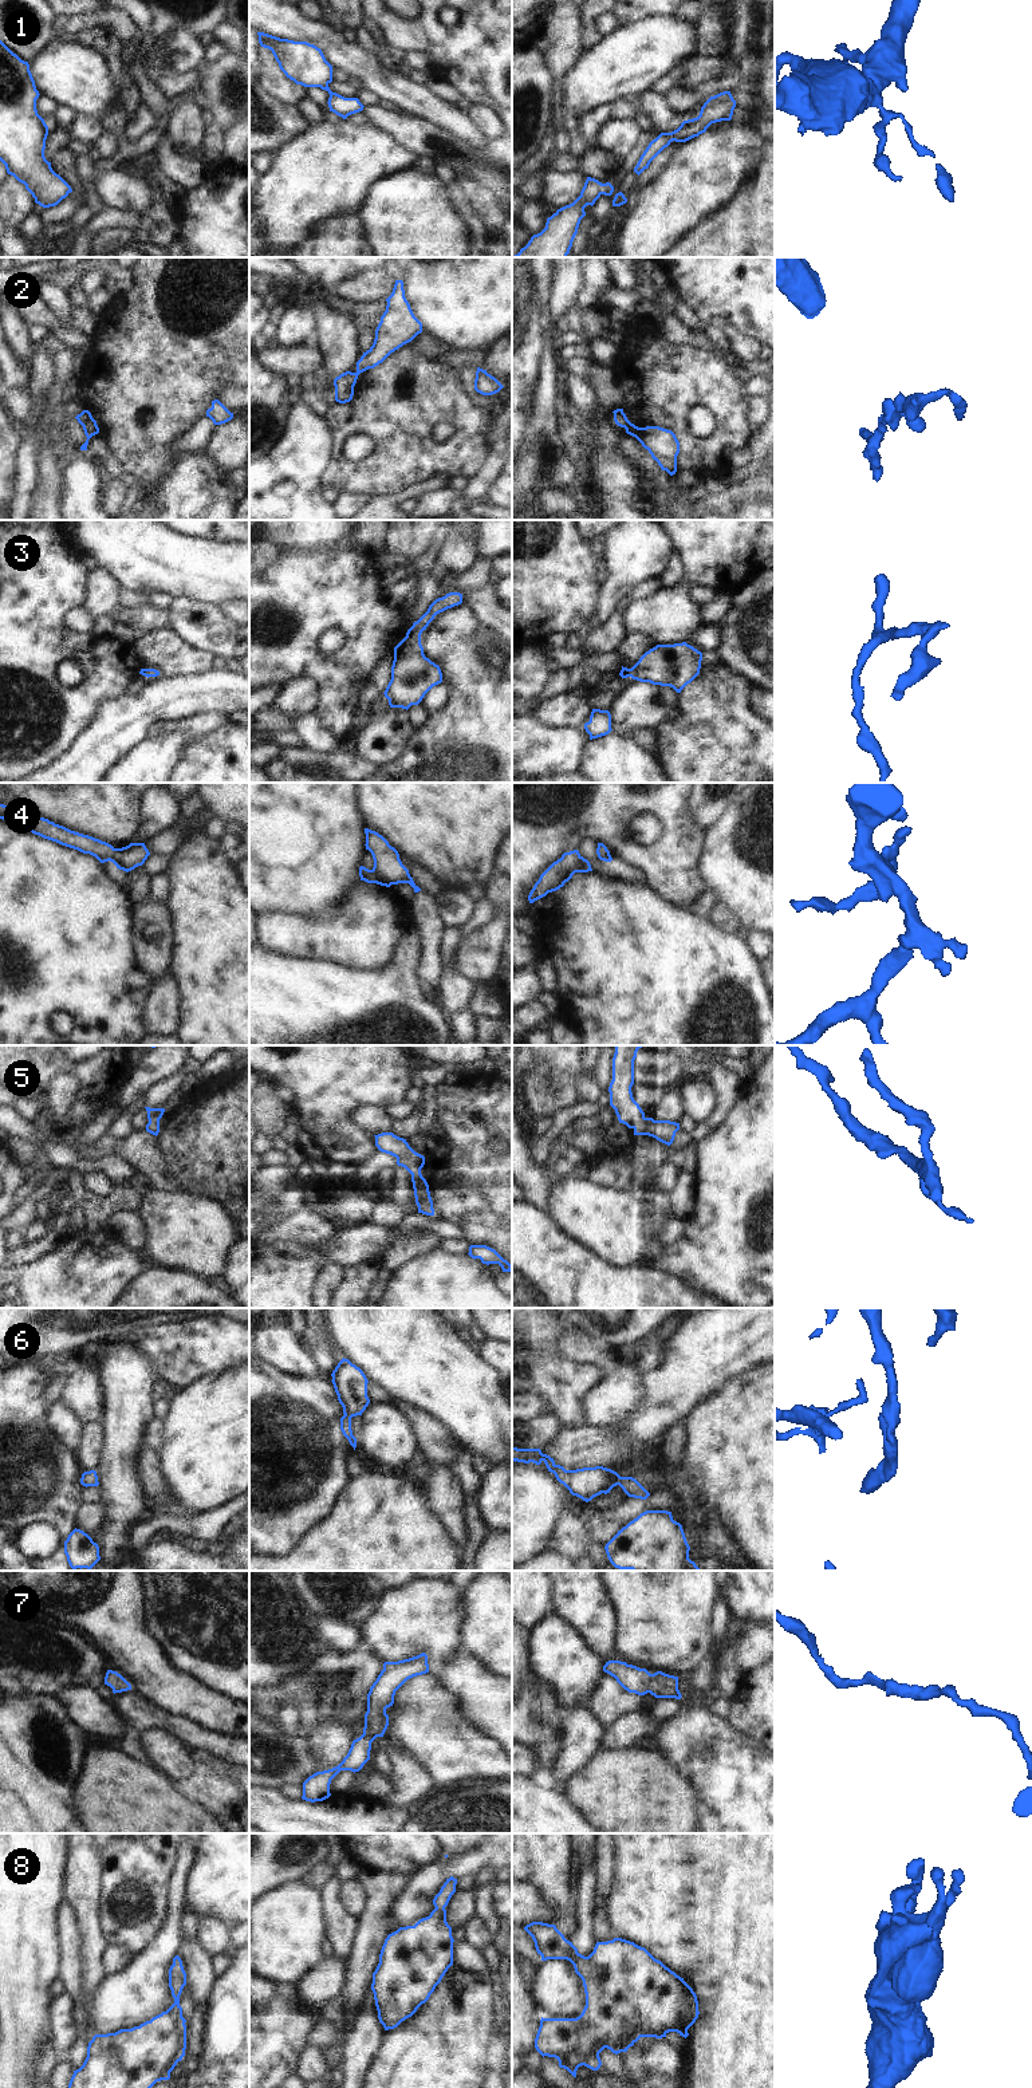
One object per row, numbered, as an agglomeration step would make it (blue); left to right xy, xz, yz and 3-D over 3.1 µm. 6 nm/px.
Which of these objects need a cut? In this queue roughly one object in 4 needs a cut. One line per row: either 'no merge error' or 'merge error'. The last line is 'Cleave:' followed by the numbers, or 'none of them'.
1: no merge error
2: merge error
3: no merge error
4: no merge error
5: no merge error
6: no merge error
7: no merge error
8: no merge error
Cleave: 2

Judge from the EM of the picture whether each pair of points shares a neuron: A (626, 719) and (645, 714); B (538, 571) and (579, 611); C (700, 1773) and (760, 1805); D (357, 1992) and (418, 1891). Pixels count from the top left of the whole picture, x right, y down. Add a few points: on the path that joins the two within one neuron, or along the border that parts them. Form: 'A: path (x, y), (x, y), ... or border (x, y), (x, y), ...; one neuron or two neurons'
A: path (630, 714), (641, 714); one neuron
B: path (548, 582), (568, 602); one neuron
C: path (715, 1773), (725, 1773), (745, 1793); one neuron
D: border (398, 1893), (390, 1910), (389, 1923); two neurons

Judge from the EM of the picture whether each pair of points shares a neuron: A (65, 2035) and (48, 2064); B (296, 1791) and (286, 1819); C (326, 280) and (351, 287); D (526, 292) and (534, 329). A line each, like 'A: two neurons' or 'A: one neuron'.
A: two neurons
B: two neurons
C: two neurons
D: one neuron

